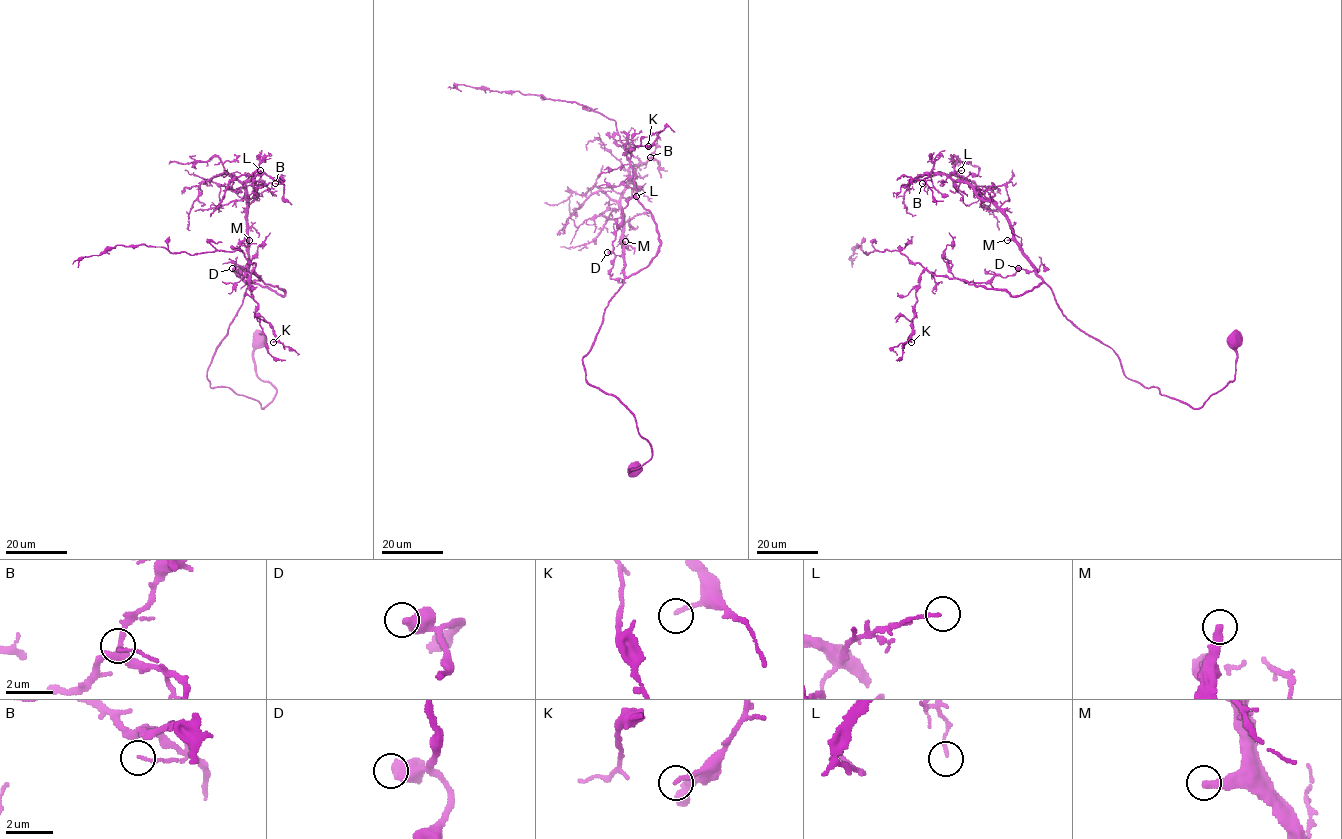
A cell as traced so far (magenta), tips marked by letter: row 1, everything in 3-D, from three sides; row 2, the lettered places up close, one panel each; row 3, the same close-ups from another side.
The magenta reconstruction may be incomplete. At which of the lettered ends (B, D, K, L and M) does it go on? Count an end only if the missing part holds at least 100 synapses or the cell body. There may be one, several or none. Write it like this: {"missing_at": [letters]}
{"missing_at": ["M"]}

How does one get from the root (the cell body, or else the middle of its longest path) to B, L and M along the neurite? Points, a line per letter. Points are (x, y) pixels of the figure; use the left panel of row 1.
B: (259, 341), (255, 372), (276, 389), (263, 408), (207, 371), (249, 281), (245, 183), (275, 183)
L: (259, 341), (255, 372), (276, 389), (263, 408), (212, 388), (207, 377), (248, 284), (245, 183), (260, 170)
M: (259, 341), (255, 372), (276, 389), (263, 408), (229, 388), (212, 388), (207, 377), (242, 302), (249, 240)

